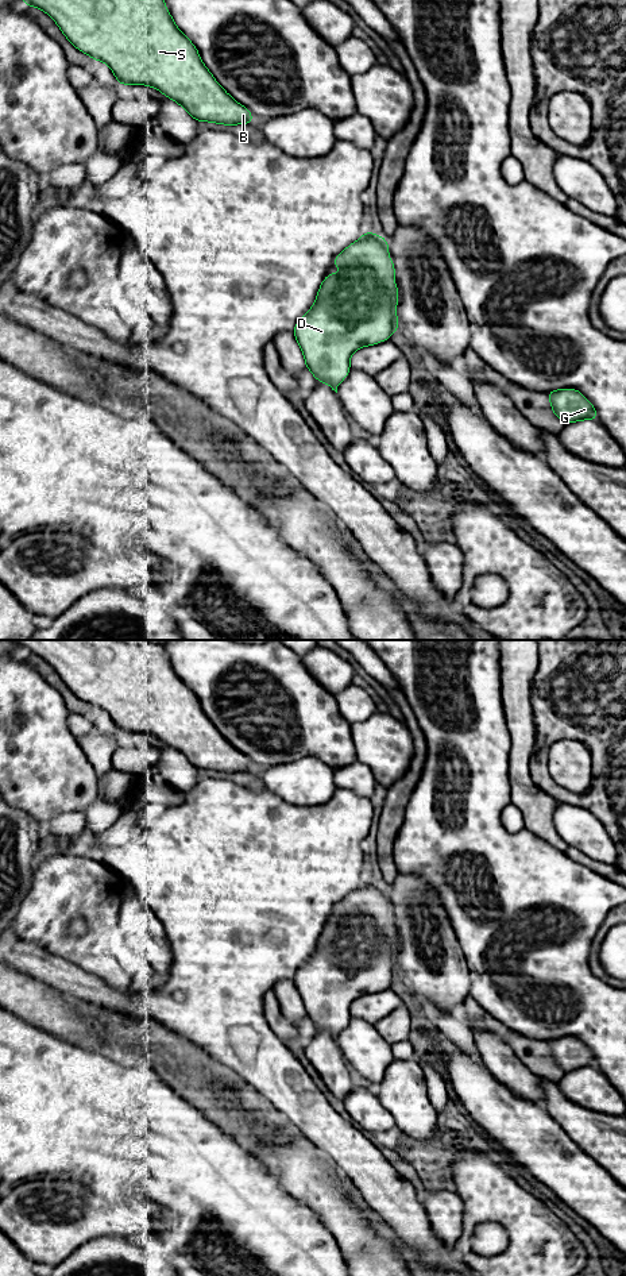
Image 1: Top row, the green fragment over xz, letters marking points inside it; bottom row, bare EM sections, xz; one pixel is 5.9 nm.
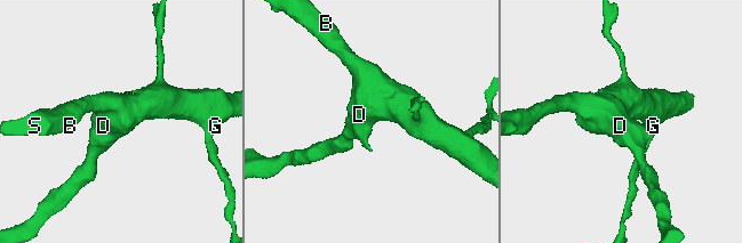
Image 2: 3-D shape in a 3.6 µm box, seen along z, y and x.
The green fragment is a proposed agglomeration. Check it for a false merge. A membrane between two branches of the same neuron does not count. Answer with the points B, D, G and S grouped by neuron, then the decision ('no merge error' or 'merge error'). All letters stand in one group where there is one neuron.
B D G S | no merge error

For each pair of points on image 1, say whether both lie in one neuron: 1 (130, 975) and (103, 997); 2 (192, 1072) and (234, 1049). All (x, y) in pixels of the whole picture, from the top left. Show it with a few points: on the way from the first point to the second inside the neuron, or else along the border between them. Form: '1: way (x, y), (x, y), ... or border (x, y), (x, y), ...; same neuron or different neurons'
1: border (87, 971), (122, 993); different neurons
2: border (188, 1040), (200, 1045), (213, 1059); different neurons

